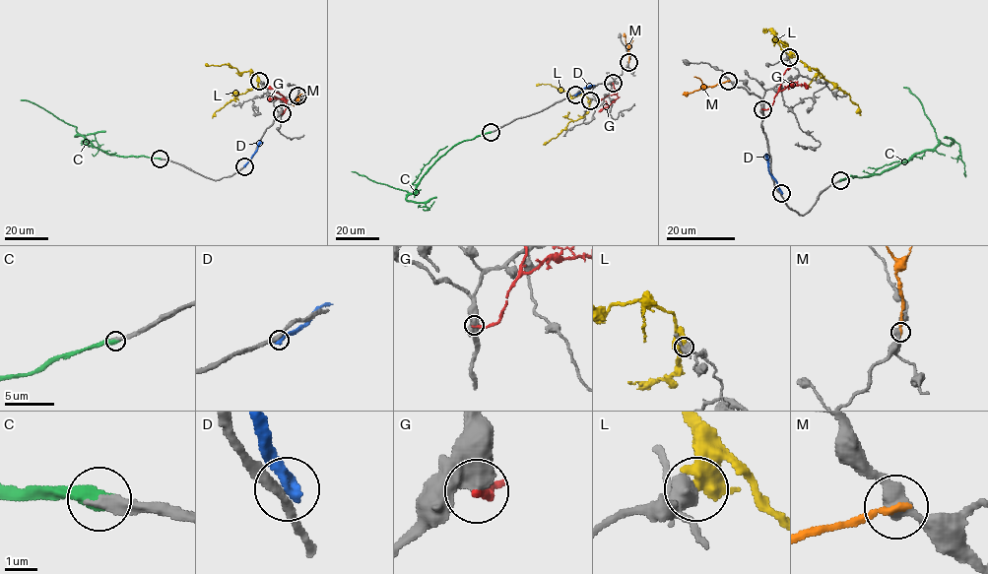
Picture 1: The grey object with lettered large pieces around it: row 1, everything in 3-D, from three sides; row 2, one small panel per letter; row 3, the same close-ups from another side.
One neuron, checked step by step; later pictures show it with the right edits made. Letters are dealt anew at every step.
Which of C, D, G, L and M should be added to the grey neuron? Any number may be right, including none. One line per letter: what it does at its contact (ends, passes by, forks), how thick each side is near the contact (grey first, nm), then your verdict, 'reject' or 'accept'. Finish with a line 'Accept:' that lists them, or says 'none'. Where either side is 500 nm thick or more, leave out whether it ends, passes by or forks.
C: 320 nm thick on the grey side, 550 nm on the other; accept
D: it ends there; 300 nm thick on the grey side, 480 nm on the other; reject
G: 650 nm thick on the grey side, 220 nm on the other; reject
L: 480 nm thick on the grey side, 600 nm on the other; reject
M: it ends there; 440 nm thick on the grey side, 200 nm on the other; reject
Accept: C

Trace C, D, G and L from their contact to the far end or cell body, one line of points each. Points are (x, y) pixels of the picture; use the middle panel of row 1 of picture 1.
C: (491, 132), (458, 142), (434, 162), (413, 193), (351, 171)
D: (575, 95), (594, 85)
G: (613, 83), (618, 98), (598, 111)
L: (590, 100), (589, 108), (583, 116), (570, 121), (556, 138), (543, 145)

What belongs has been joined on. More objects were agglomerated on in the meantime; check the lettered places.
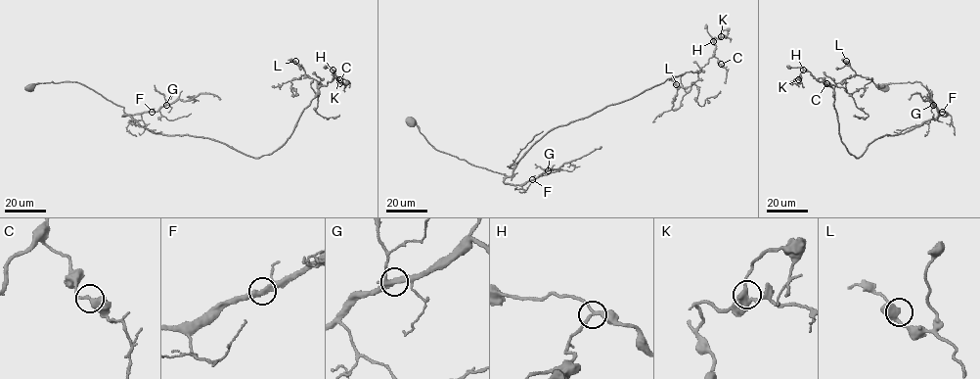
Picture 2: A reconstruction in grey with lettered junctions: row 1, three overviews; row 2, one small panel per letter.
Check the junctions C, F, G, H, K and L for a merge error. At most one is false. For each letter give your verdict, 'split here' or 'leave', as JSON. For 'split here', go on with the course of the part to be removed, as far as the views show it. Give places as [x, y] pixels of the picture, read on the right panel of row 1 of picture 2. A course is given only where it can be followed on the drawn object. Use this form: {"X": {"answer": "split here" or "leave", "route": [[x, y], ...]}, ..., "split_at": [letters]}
{"C": {"answer": "leave"}, "F": {"answer": "leave"}, "G": {"answer": "leave"}, "H": {"answer": "leave"}, "K": {"answer": "leave"}, "L": {"answer": "leave"}, "split_at": []}

